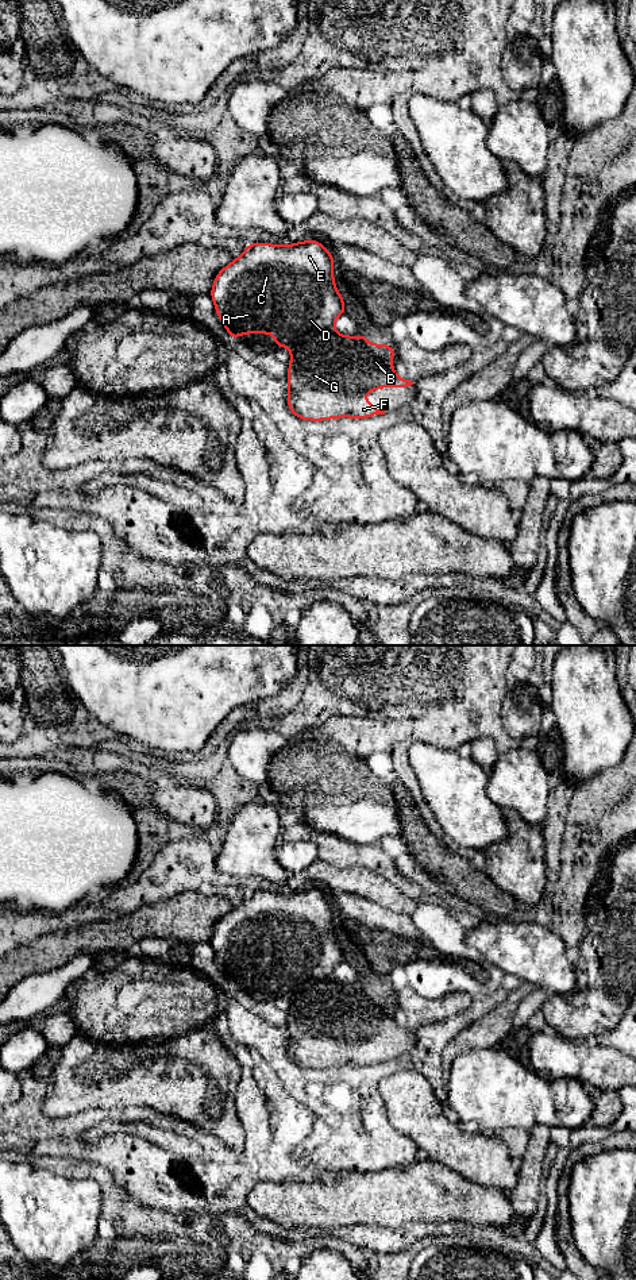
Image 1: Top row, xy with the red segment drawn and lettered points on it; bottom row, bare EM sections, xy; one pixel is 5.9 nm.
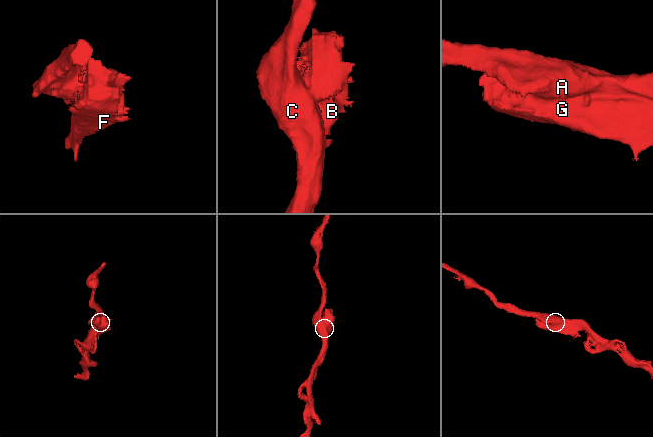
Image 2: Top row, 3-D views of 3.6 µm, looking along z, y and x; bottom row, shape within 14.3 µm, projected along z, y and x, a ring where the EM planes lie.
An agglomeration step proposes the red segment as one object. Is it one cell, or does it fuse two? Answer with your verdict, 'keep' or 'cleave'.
cleave

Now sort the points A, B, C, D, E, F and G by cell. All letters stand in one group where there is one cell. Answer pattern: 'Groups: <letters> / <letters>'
Groups: A C D E / B F G

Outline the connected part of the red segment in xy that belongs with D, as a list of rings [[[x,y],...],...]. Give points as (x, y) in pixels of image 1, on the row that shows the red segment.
[[[319,240],[289,246],[250,242],[242,255],[215,277],[209,294],[232,339],[243,334],[273,334],[277,347],[292,348],[311,334],[319,334],[323,356],[331,356],[338,350],[363,344],[359,336],[344,336],[334,329],[335,320],[348,309],[335,288],[334,262]]]

